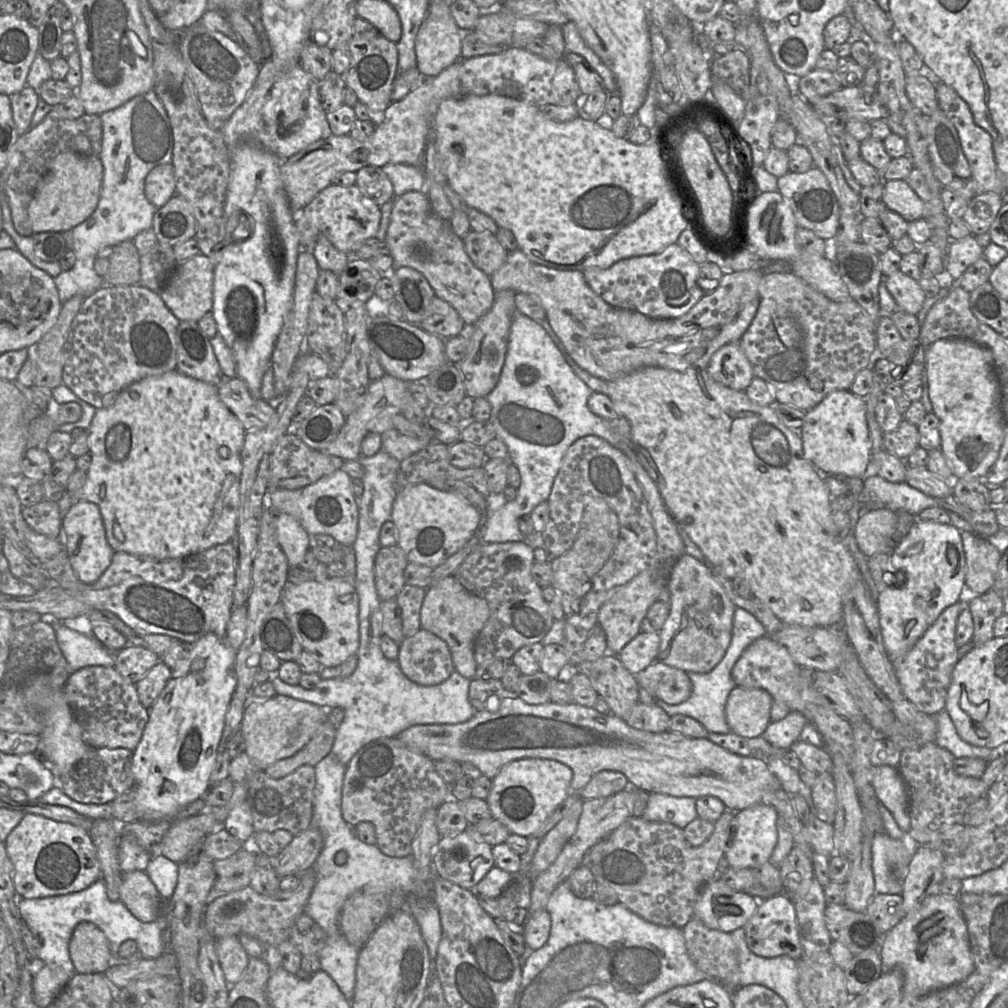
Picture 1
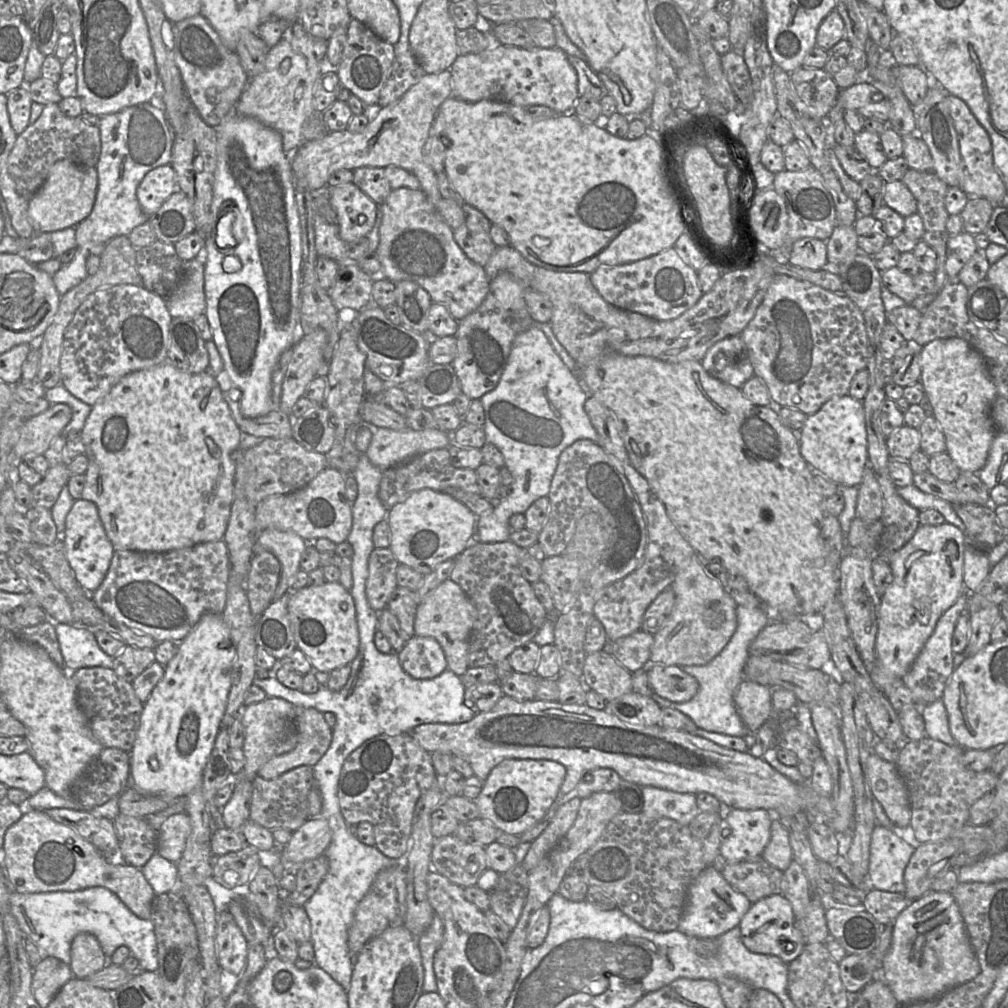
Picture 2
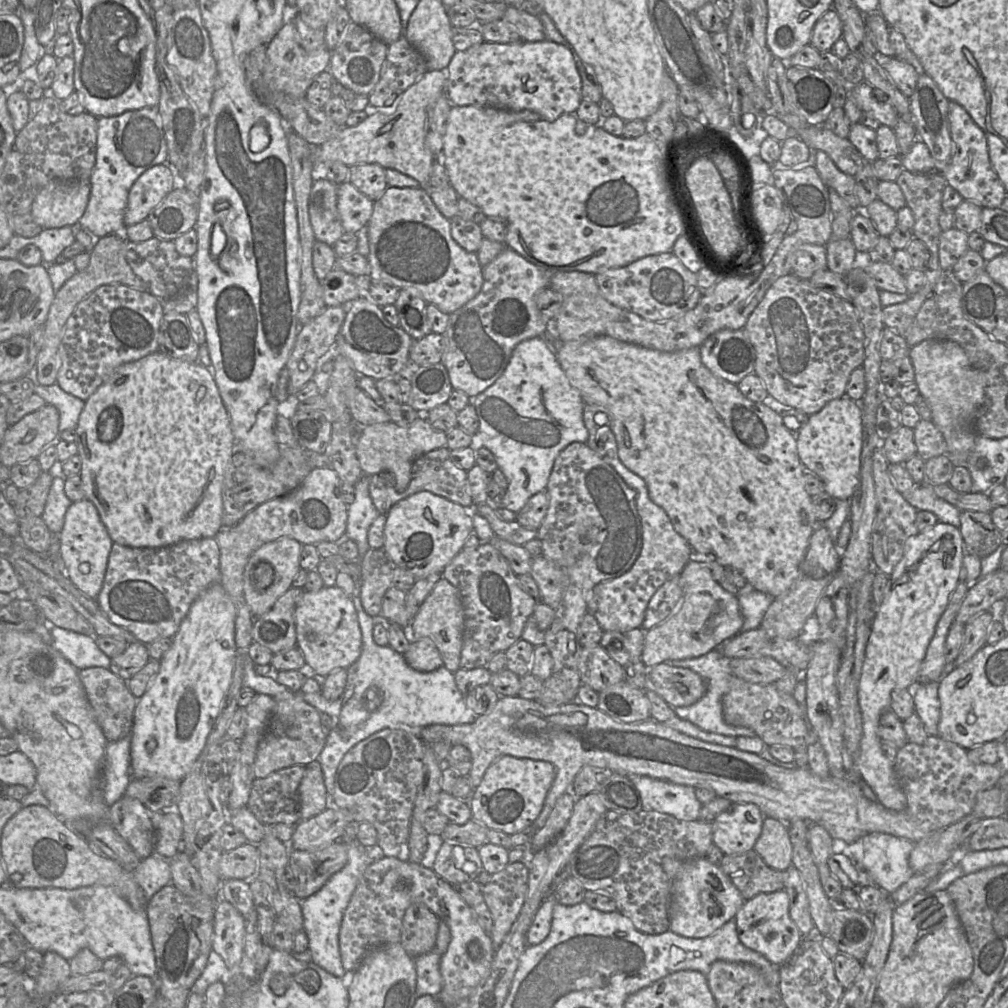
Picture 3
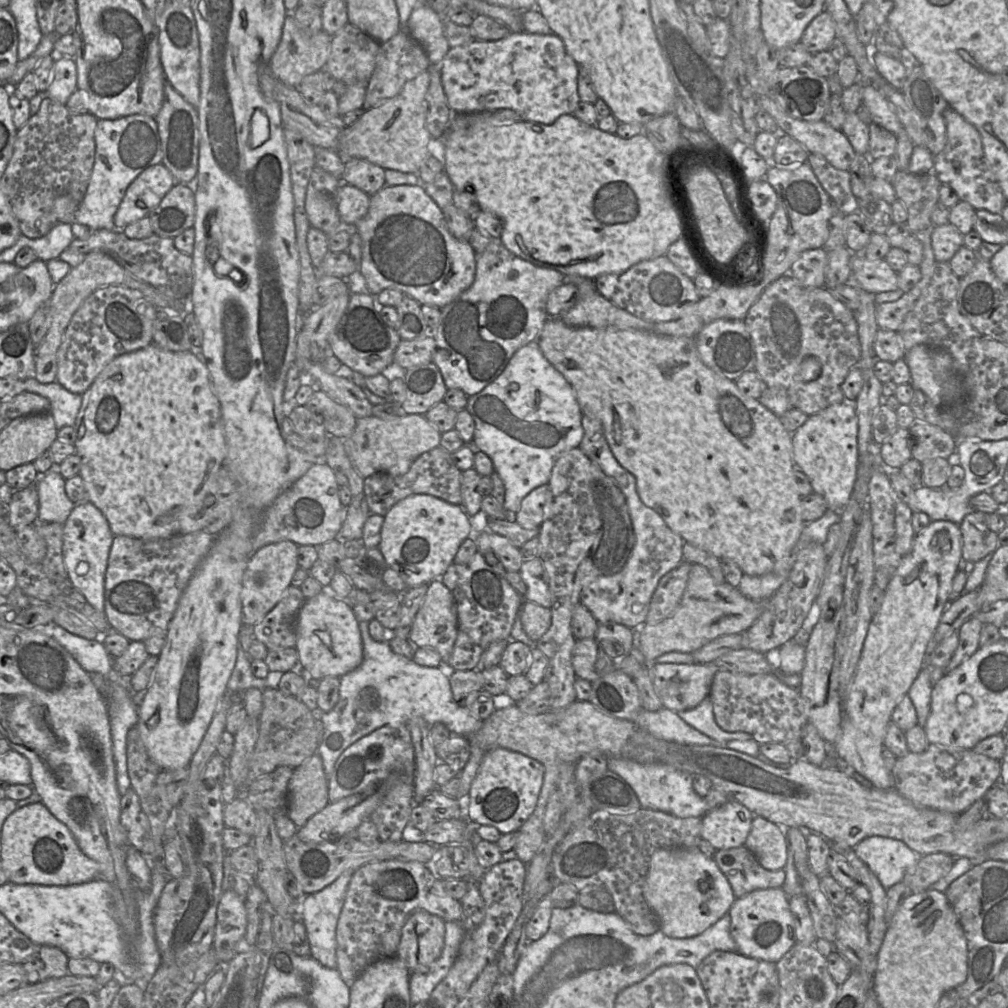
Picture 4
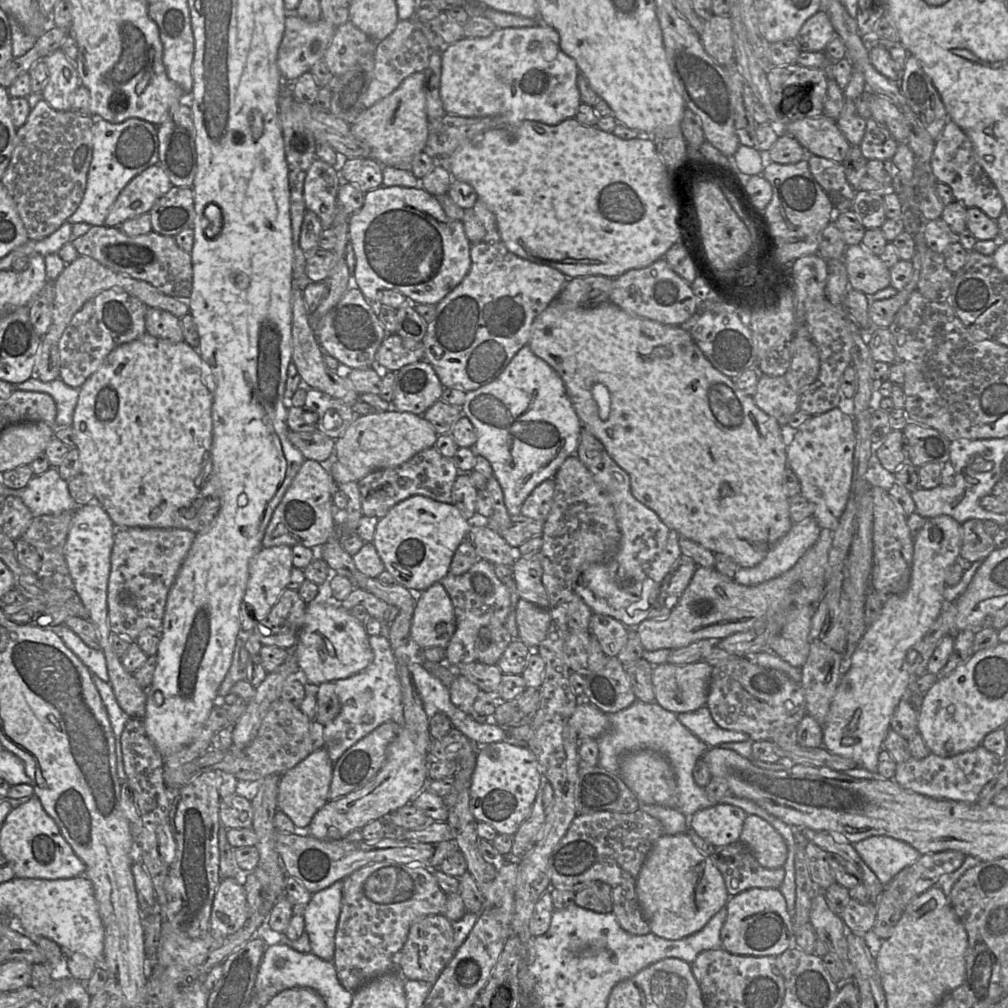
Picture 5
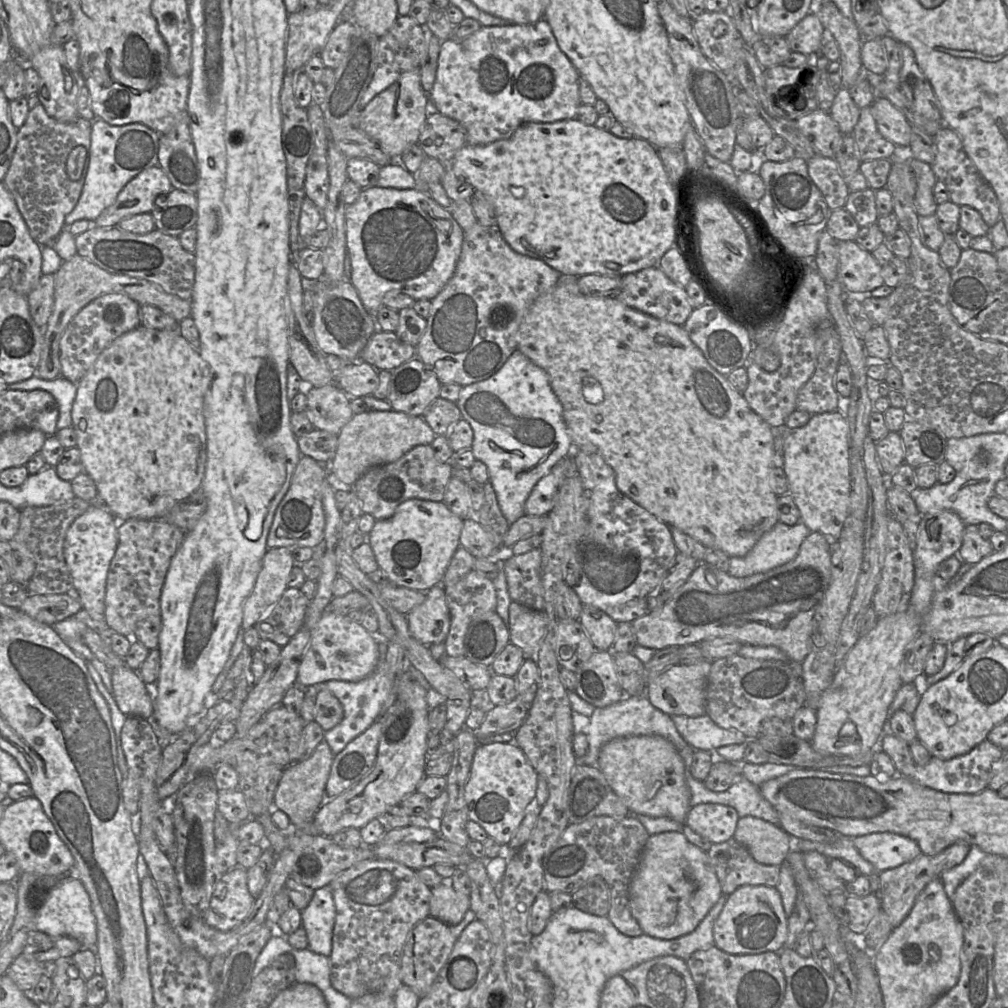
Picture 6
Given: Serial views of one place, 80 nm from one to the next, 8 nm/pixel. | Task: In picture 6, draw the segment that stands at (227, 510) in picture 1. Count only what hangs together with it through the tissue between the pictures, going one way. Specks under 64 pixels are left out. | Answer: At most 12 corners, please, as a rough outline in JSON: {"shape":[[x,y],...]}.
{"shape":[[139,325],[77,385],[98,502],[163,519],[201,488],[207,363]]}

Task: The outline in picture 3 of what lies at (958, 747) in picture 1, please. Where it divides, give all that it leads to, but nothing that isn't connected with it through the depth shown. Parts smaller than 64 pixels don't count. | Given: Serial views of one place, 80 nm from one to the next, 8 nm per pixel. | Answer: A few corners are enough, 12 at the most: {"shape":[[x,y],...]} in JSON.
{"shape":[[939,682],[913,687],[915,713],[929,736],[938,736]]}

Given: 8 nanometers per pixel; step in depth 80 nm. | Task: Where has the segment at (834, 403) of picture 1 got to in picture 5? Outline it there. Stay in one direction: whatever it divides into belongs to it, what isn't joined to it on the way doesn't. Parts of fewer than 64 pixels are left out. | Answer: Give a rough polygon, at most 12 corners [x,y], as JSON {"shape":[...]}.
{"shape":[[836,407],[794,430],[787,465],[834,532],[851,491],[854,417]]}

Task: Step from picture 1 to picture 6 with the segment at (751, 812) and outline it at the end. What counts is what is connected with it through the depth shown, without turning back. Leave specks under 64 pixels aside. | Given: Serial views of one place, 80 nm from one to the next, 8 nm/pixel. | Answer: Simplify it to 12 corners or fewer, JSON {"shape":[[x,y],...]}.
{"shape":[[701,803],[685,825],[715,844],[734,837],[731,806]]}

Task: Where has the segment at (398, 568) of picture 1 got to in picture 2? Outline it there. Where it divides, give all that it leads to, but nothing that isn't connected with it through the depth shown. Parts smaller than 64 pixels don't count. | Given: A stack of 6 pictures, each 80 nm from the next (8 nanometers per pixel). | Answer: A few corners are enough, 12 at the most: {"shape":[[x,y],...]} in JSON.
{"shape":[[389,547],[369,556],[365,591],[377,612],[398,587],[399,564]]}

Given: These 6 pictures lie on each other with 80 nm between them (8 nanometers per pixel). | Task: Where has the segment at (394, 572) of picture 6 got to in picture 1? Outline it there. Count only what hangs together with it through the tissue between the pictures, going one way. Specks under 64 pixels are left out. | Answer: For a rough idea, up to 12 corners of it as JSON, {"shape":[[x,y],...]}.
{"shape":[[426,483],[394,500],[397,545],[433,569],[478,528],[461,494]]}

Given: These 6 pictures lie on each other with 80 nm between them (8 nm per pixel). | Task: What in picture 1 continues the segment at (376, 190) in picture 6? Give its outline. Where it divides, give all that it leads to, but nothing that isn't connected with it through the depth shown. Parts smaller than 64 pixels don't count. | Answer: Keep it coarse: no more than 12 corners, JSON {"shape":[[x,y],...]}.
{"shape":[[425,191],[392,200],[385,247],[467,325],[490,276]]}

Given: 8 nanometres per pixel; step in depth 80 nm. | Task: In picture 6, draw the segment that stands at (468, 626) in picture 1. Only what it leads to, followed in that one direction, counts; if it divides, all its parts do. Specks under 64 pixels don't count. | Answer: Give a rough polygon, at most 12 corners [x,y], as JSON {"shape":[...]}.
{"shape":[[442,585],[405,614],[422,644],[446,640],[450,612]]}

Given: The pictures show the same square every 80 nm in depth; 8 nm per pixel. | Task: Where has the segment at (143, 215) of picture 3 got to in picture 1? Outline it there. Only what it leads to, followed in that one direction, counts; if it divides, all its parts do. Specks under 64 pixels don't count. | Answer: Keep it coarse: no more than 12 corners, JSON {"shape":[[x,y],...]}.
{"shape":[[172,164],[145,178],[146,198],[161,208],[176,194]]}

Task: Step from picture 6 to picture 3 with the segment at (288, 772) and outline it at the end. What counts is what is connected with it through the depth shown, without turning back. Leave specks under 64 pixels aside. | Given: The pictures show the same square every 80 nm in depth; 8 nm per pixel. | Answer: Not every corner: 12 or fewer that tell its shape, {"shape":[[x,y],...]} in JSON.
{"shape":[[305,765],[298,787],[300,820],[335,807],[321,765]]}

